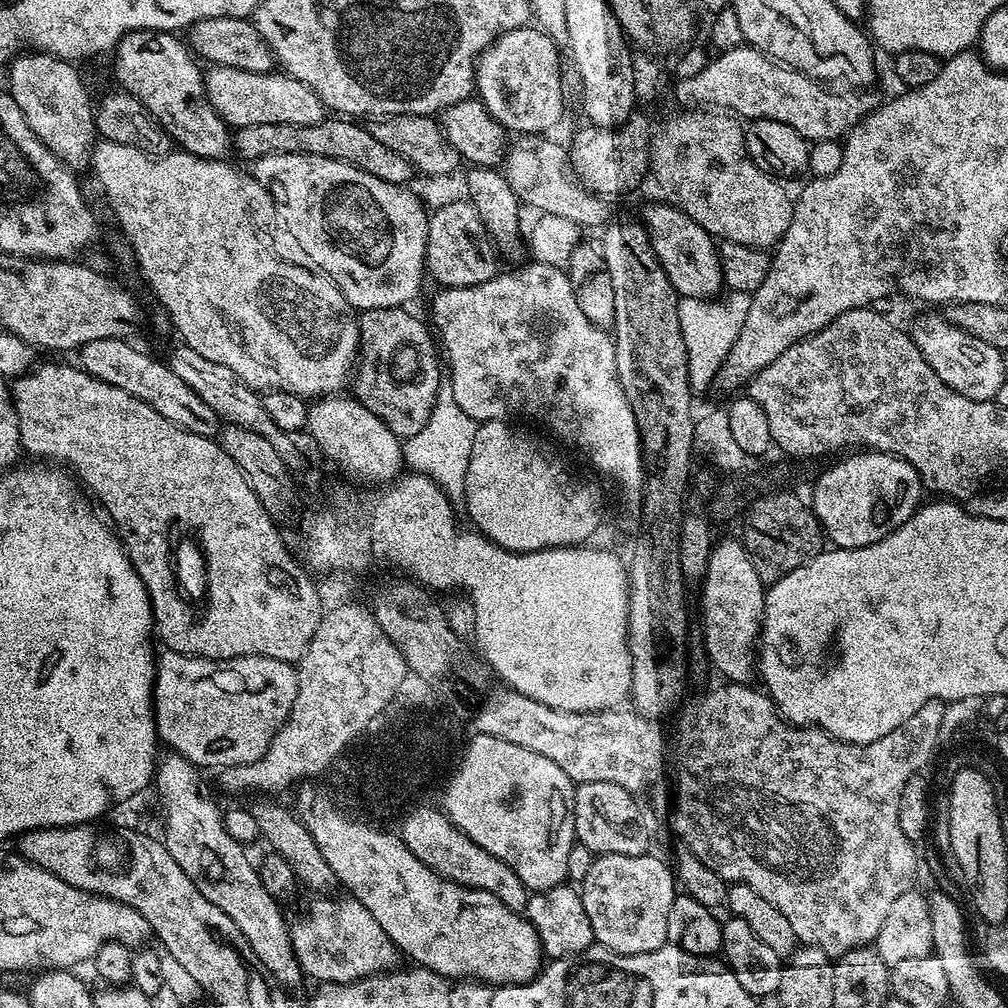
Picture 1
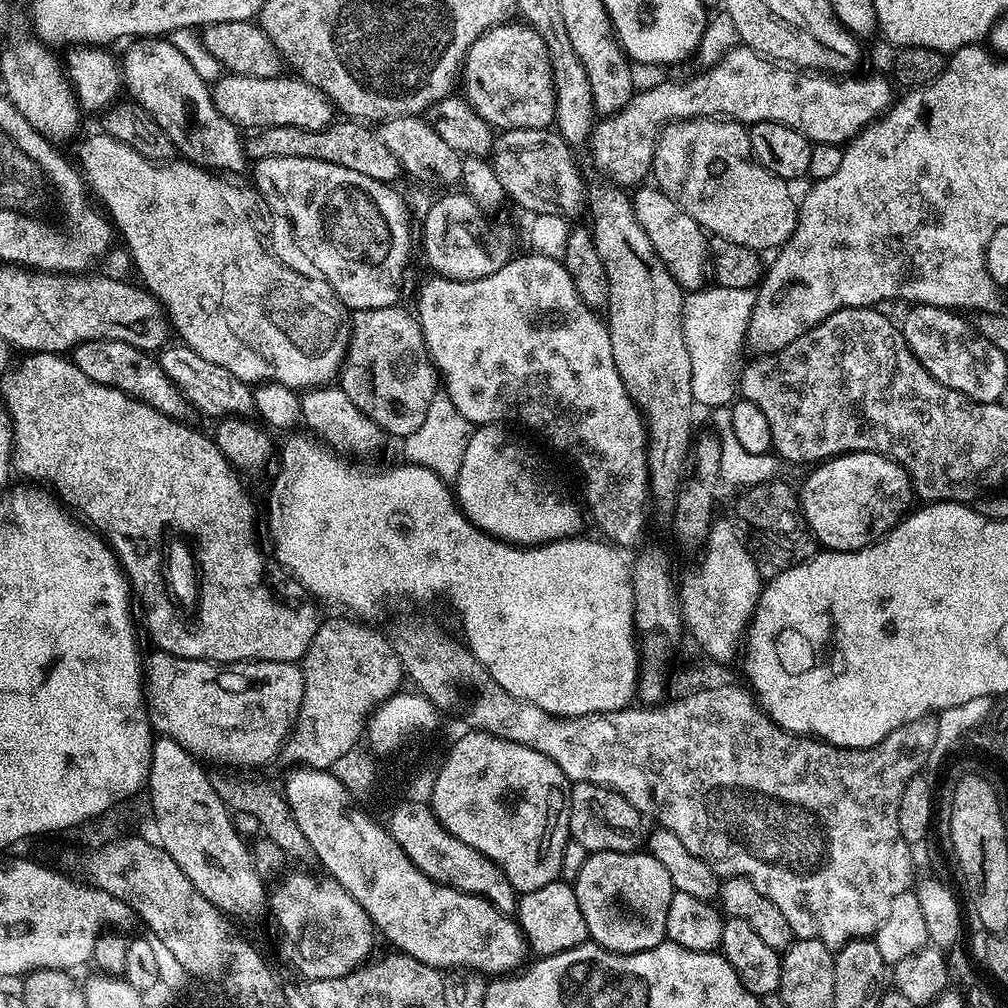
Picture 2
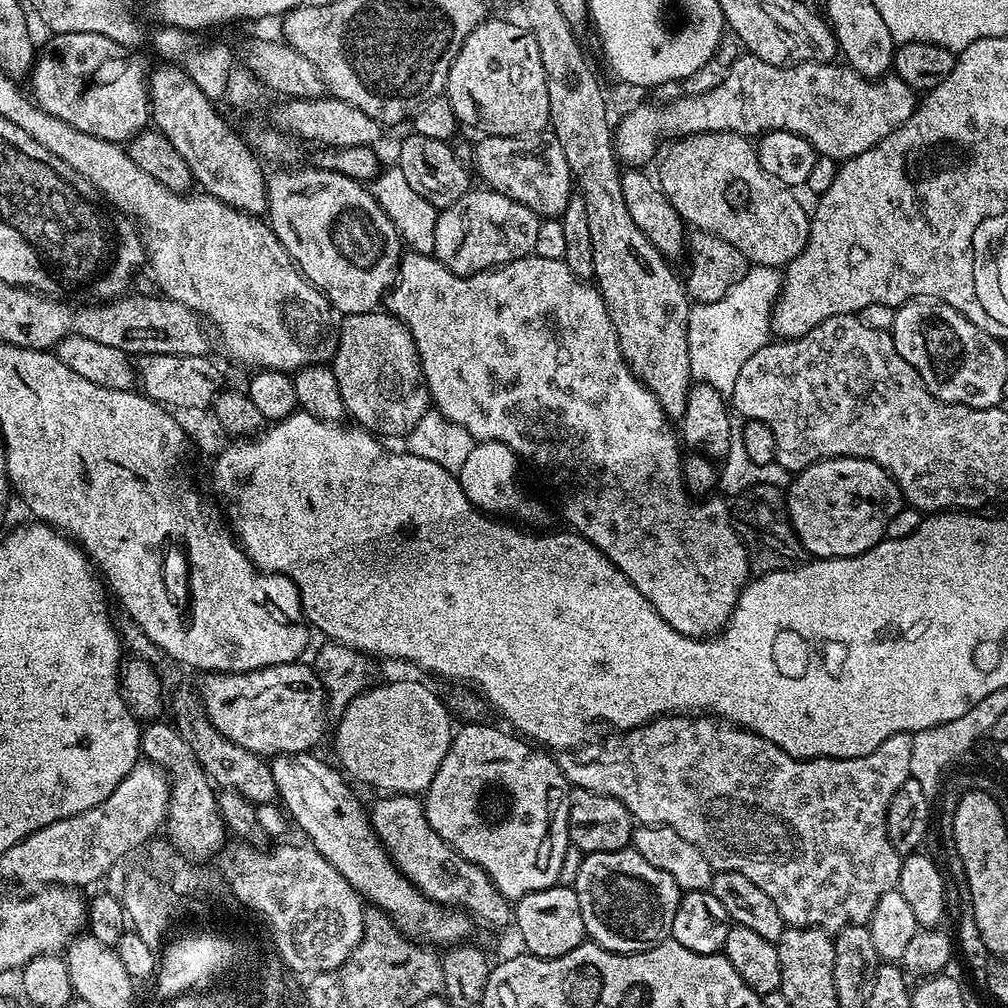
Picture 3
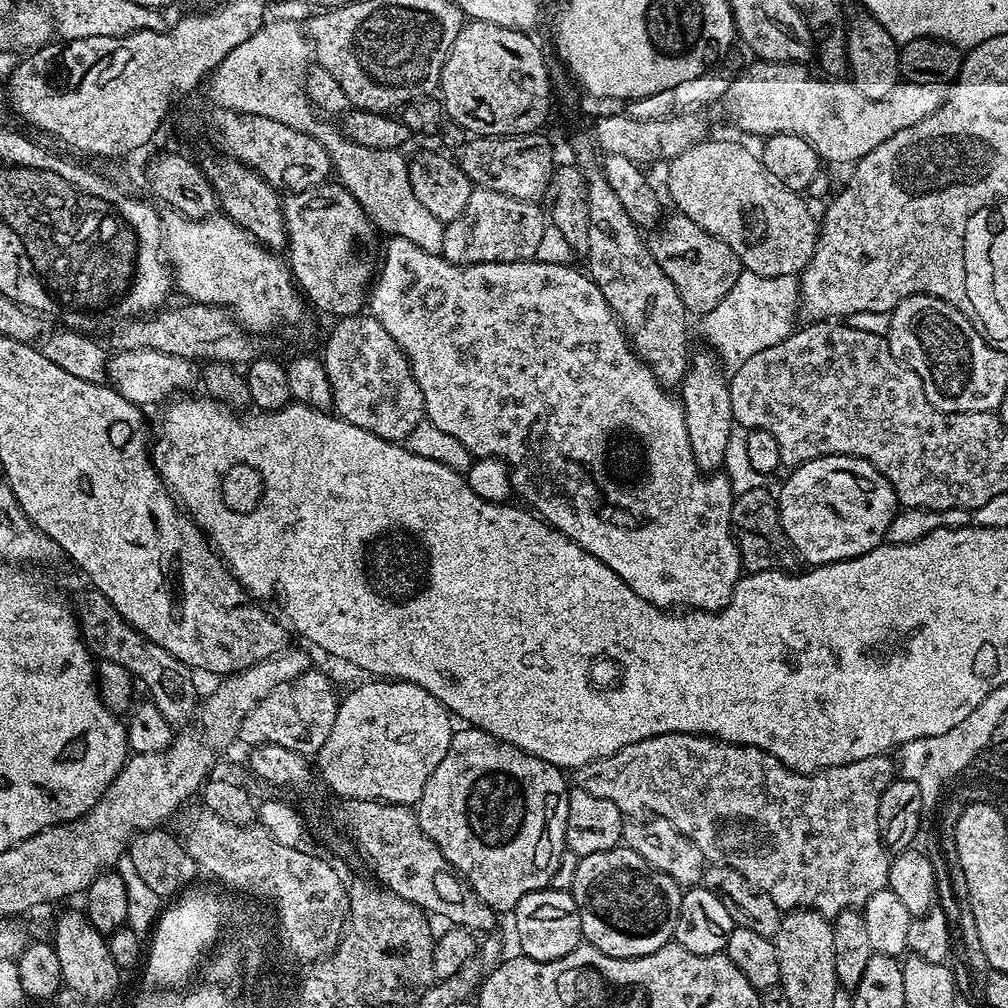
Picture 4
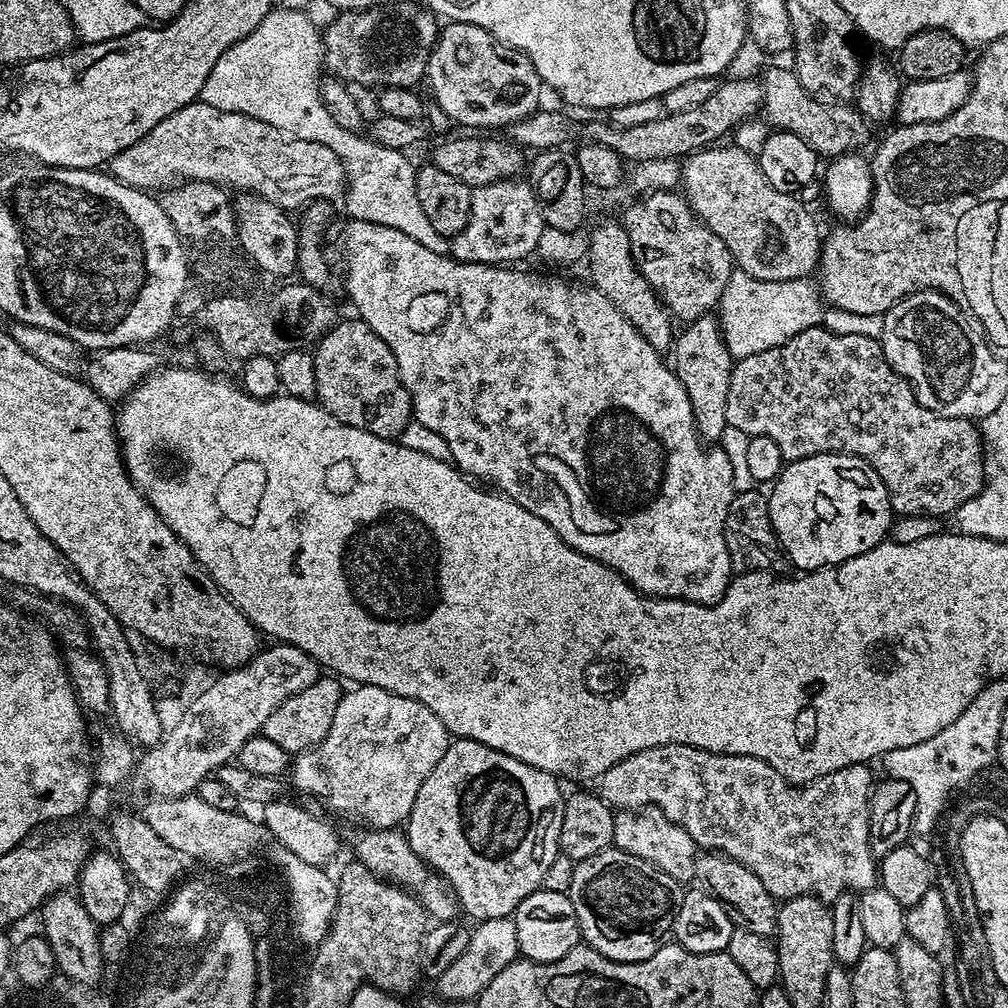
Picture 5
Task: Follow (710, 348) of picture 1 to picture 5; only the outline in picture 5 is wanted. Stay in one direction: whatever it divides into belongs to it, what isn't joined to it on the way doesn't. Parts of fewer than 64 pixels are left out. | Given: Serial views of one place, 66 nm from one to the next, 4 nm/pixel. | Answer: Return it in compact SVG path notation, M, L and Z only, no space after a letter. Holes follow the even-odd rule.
M734 270L718 300L720 329L736 360L747 360L749 356L762 354L762 350L782 347L790 338L802 334L802 330L817 327L826 311L817 281L806 276L786 282L766 282Z

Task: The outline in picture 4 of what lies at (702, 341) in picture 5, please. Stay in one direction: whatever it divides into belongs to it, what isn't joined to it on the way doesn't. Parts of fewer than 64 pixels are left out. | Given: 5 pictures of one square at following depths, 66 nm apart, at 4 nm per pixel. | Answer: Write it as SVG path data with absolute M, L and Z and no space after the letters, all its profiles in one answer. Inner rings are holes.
M703 351L691 353L684 378L678 385L678 399L680 405L684 407L686 434L690 438L690 450L694 454L694 462L700 467L701 473L712 474L724 467L727 443L730 442L734 421L728 389L729 377L721 361L711 351Z

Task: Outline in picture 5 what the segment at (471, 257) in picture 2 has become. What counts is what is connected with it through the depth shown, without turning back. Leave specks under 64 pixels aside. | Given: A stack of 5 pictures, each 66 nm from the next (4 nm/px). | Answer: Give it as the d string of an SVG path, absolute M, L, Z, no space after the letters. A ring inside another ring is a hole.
M509 178L506 180L494 181L492 184L482 185L480 187L472 188L472 205L470 206L470 214L466 226L461 230L457 236L451 237L450 240L450 255L452 259L459 260L461 264L495 264L497 266L508 266L513 262L520 262L516 260L524 260L528 255L536 252L538 240L542 235L542 230L545 228L545 222L540 213L540 207L536 201L536 196L532 192L532 185L520 178Z

